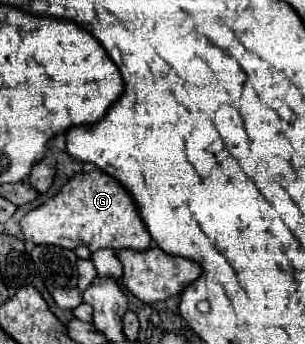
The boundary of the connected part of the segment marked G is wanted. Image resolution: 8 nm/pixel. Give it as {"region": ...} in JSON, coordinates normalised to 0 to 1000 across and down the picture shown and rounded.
{"region":[[[311,491],[298,503],[239,509],[200,555],[154,578],[141,596],[115,602],[62,642],[69,677],[108,712],[180,712],[207,724],[246,724],[279,712],[292,730],[338,718],[357,724],[482,724],[495,718],[495,689],[469,654],[449,602],[423,561],[390,526],[351,503]]]}

